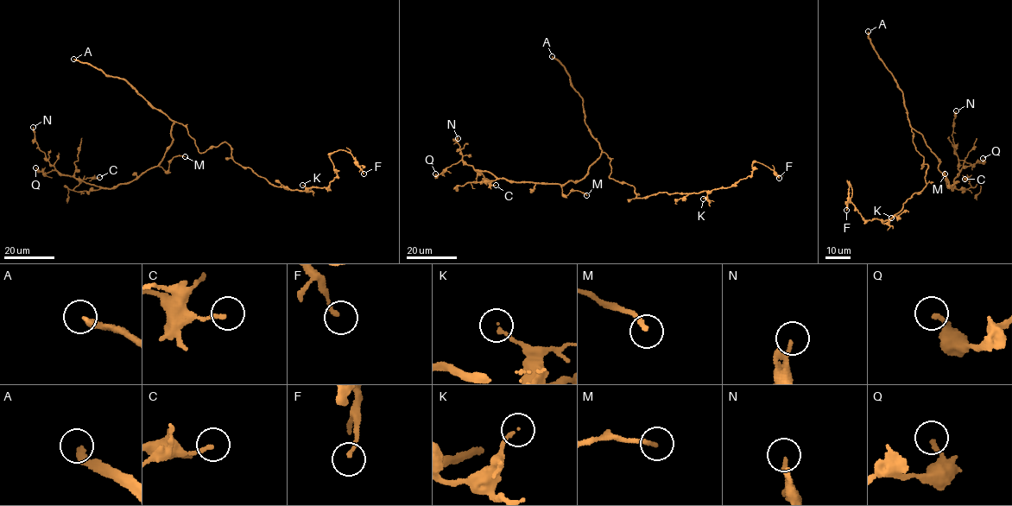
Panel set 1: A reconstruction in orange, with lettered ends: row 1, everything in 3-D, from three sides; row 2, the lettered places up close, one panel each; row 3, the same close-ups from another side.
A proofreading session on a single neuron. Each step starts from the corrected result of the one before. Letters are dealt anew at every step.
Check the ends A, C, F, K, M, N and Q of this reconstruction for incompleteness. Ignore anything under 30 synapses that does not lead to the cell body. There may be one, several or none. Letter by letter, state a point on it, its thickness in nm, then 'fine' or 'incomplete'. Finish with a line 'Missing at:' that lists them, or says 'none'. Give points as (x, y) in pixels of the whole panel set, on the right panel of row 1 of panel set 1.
A: at (868, 31); 300 nm thick; incomplete
C: at (964, 179); 150 nm thick; fine
F: at (846, 210); 140 nm thick; fine
K: at (891, 218); 140 nm thick; fine
M: at (945, 173); 190 nm thick; fine
N: at (956, 110); 200 nm thick; fine
Q: at (983, 158); 180 nm thick; fine
Missing at: A

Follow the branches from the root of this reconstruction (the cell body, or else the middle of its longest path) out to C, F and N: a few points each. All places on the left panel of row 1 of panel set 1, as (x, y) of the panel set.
C: (196, 144), (186, 127), (174, 122), (173, 141), (156, 166), (111, 188), (74, 191), (83, 180), (99, 177)
F: (196, 144), (203, 153), (224, 142), (236, 162), (290, 189), (327, 188), (338, 149), (363, 173)
N: (196, 144), (174, 122), (173, 141), (157, 165), (129, 181), (99, 187), (55, 169), (39, 148), (33, 127)

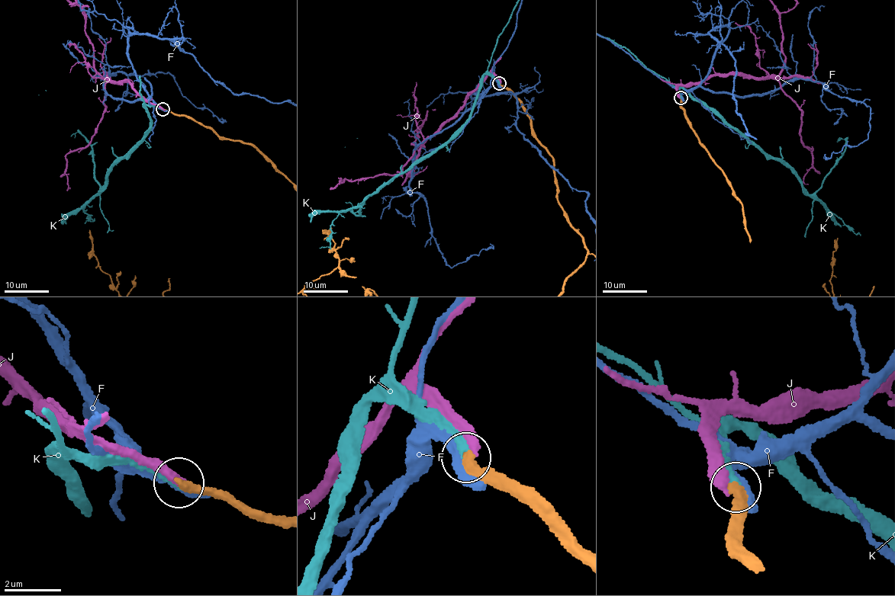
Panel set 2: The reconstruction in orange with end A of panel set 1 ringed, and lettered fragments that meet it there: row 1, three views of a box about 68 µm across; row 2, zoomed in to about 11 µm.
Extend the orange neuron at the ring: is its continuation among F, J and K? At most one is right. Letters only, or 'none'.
K

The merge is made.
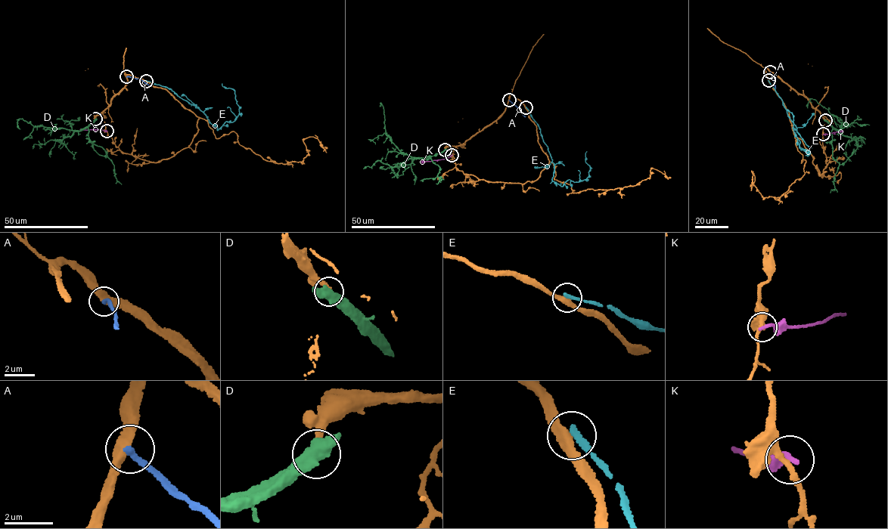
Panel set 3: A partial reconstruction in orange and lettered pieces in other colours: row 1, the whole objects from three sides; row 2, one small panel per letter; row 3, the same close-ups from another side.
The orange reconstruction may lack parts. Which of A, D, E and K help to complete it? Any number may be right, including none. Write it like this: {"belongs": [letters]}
{"belongs": []}

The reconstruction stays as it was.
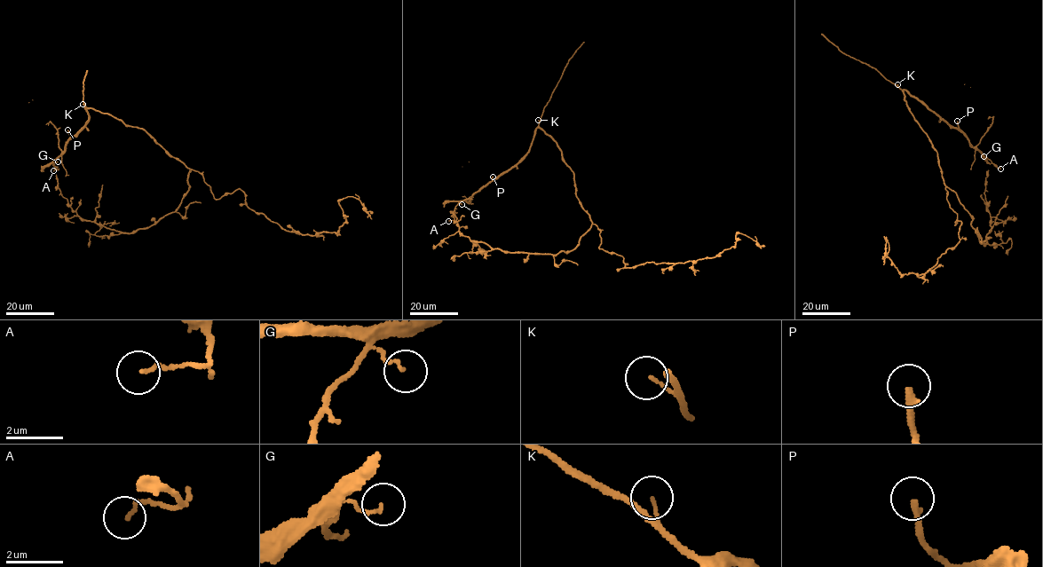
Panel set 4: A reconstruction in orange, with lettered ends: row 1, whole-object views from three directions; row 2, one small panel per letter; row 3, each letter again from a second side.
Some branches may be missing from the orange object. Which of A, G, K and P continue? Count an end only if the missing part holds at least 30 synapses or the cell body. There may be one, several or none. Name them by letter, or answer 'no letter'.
P

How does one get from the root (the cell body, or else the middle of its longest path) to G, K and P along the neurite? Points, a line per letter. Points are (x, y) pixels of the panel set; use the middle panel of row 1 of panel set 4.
G: (590, 217), (576, 194), (574, 175), (556, 142), (539, 128), (536, 129), (527, 154), (462, 200), (462, 204)
K: (590, 217), (576, 194), (572, 171), (556, 142), (540, 128), (538, 120)
P: (590, 217), (576, 194), (574, 175), (556, 142), (539, 128), (536, 129), (527, 154), (495, 179), (493, 177)

